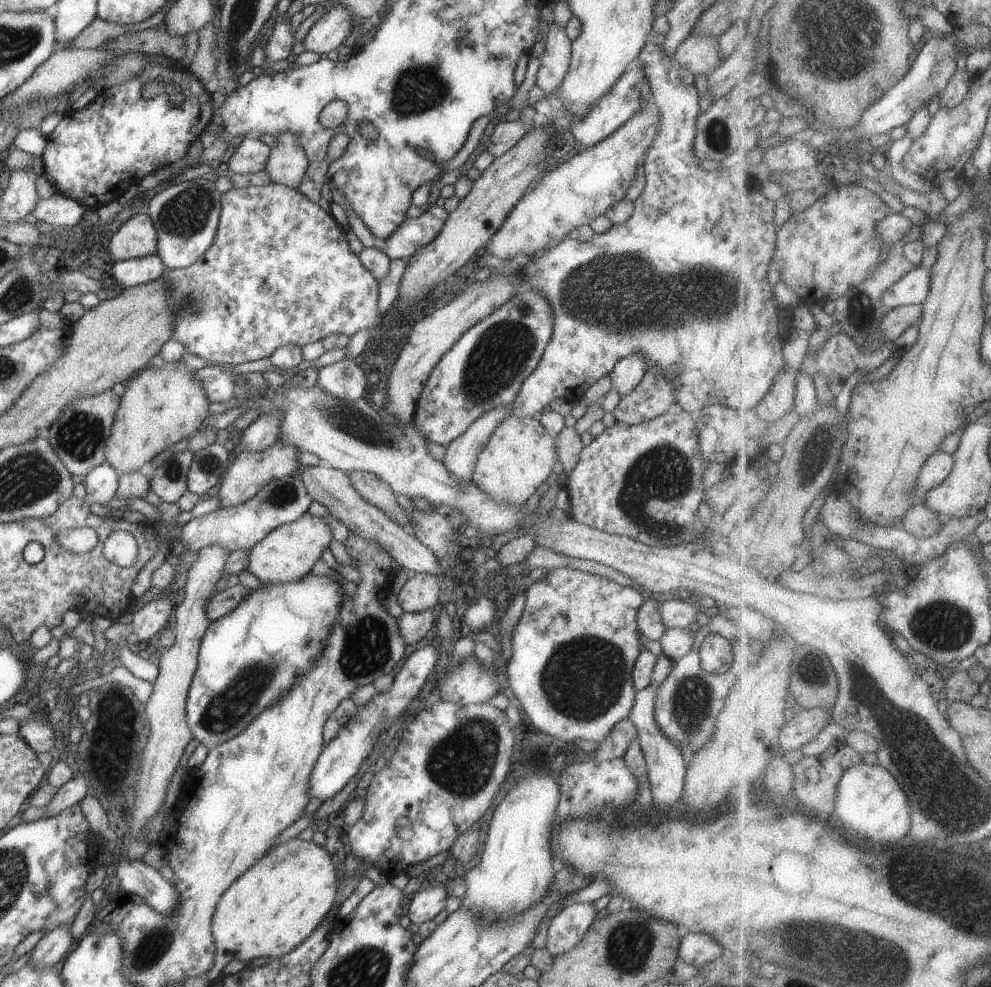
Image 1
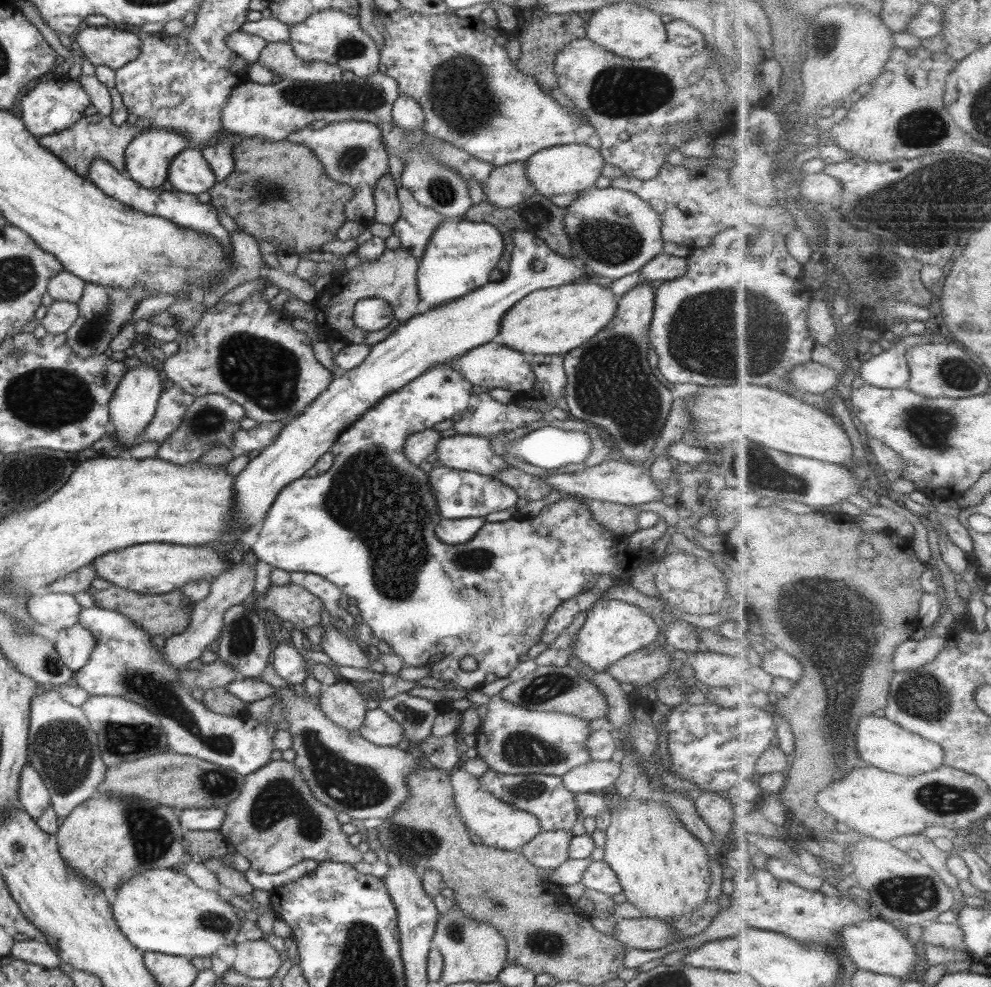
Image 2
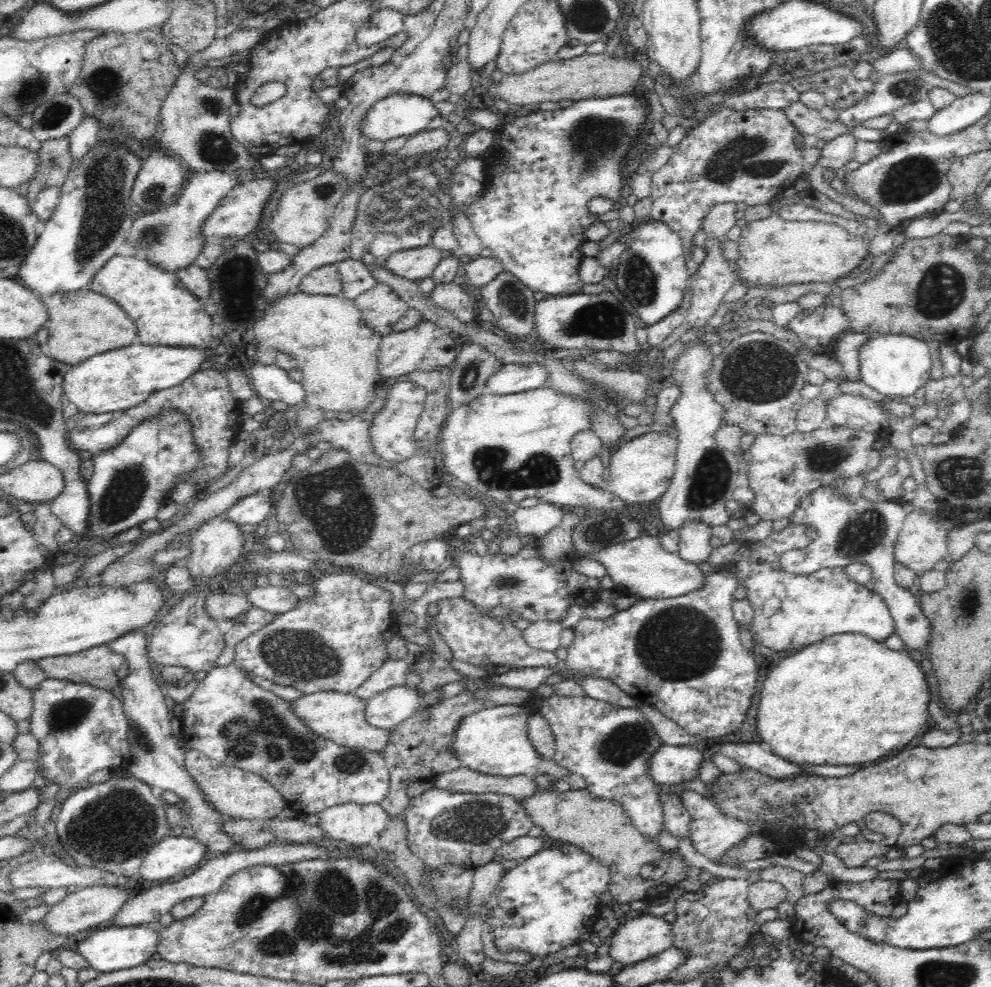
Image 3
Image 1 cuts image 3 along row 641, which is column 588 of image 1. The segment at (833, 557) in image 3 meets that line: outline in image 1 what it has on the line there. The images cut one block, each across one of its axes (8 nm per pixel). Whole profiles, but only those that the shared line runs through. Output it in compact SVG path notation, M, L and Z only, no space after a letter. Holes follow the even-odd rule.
M576 903L566 906L566 908L562 909L561 912L552 918L548 926L548 935L546 938L546 948L552 957L566 954L566 952L574 948L582 940L582 937L588 932L595 919L601 915L596 911L593 903Z

